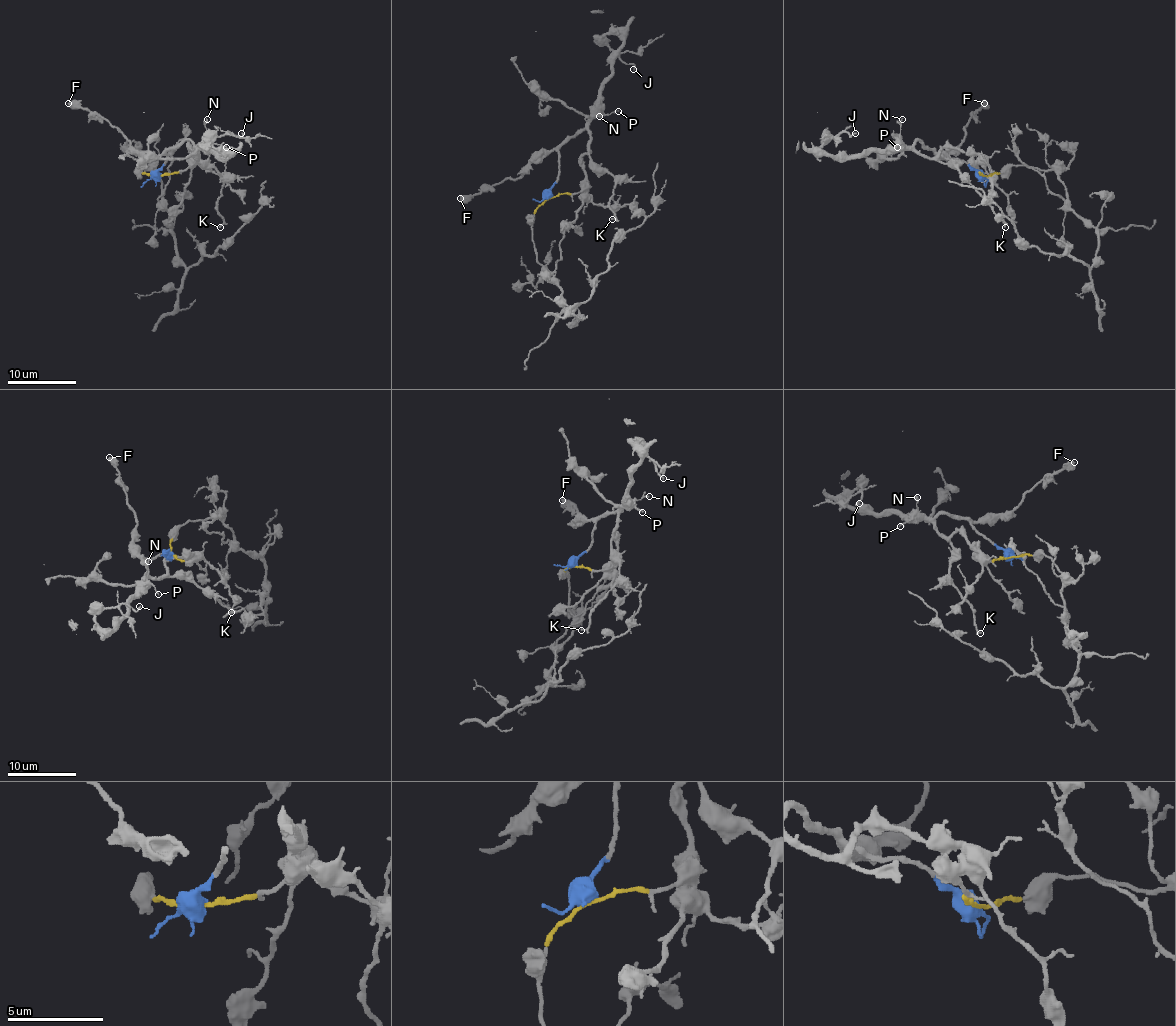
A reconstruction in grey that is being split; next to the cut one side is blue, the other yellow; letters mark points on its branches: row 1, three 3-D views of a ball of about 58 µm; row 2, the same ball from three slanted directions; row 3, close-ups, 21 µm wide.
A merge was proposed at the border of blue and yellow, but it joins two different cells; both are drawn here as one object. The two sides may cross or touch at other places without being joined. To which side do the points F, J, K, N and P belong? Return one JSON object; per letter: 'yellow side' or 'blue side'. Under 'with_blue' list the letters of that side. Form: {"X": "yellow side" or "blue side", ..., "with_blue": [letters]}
{"F": "blue side", "J": "blue side", "K": "blue side", "N": "blue side", "P": "blue side", "with_blue": ["F", "J", "K", "N", "P"]}

